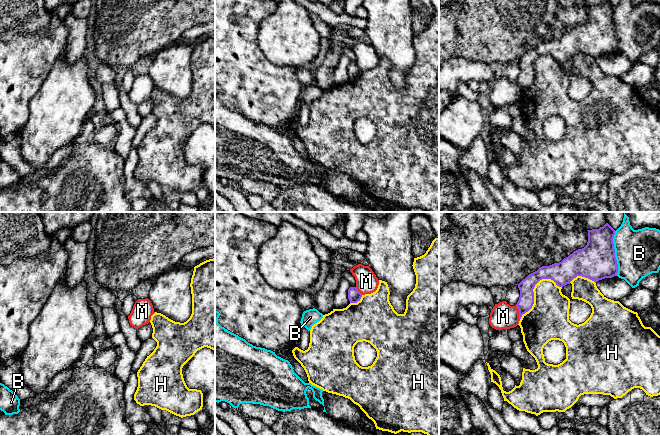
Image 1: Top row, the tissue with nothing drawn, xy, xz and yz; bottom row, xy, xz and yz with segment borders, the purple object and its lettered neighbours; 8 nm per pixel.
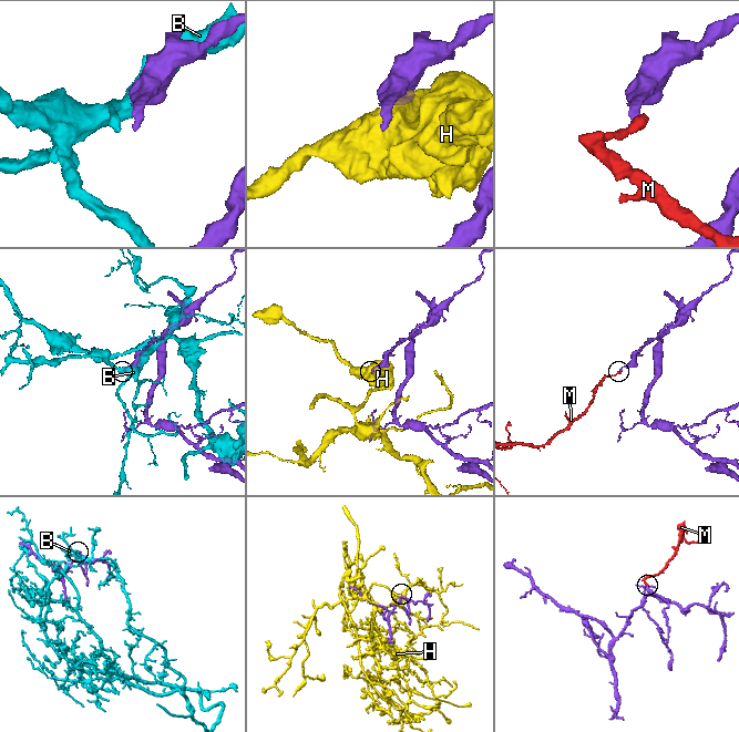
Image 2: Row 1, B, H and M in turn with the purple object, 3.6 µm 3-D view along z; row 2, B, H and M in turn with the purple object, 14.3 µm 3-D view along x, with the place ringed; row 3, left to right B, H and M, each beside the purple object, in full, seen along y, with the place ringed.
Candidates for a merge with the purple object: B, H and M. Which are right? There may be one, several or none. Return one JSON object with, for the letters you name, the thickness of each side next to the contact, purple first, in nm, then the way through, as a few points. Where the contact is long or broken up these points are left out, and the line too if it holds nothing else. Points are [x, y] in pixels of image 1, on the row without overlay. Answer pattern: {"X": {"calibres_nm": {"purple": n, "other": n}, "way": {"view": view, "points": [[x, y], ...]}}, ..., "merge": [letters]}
{"merge": []}

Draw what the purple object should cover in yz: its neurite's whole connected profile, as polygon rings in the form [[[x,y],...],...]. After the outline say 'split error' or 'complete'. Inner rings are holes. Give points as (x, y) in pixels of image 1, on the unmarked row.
[[[605,0],[599,5],[587,7],[588,18],[584,24],[574,27],[559,39],[540,43],[518,60],[520,73],[516,82],[519,95],[532,84],[533,65],[542,55],[551,55],[557,62],[563,63],[577,52],[588,54],[595,59],[617,52],[618,40],[613,19],[615,6]]] | complete

